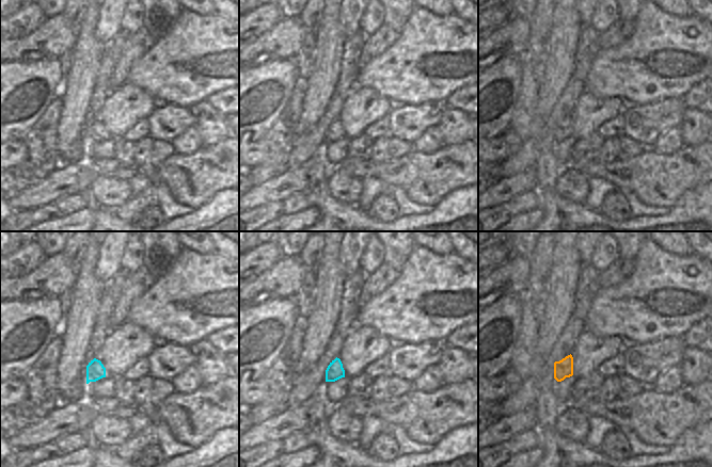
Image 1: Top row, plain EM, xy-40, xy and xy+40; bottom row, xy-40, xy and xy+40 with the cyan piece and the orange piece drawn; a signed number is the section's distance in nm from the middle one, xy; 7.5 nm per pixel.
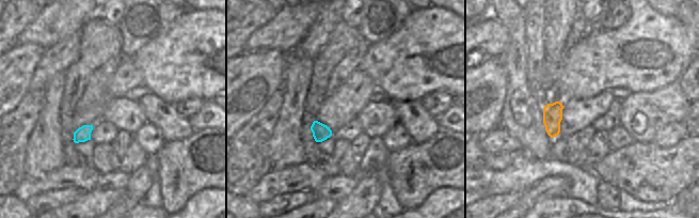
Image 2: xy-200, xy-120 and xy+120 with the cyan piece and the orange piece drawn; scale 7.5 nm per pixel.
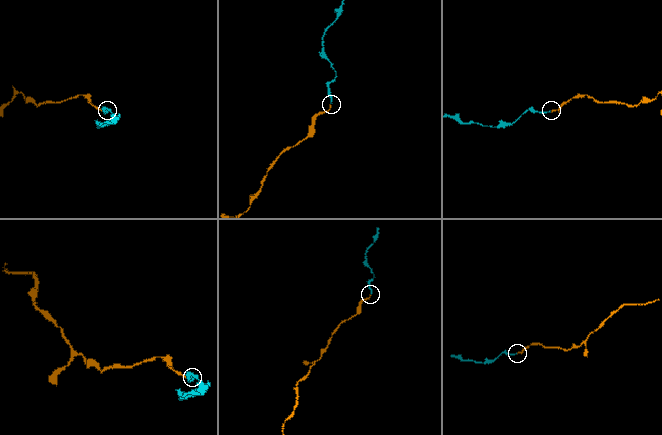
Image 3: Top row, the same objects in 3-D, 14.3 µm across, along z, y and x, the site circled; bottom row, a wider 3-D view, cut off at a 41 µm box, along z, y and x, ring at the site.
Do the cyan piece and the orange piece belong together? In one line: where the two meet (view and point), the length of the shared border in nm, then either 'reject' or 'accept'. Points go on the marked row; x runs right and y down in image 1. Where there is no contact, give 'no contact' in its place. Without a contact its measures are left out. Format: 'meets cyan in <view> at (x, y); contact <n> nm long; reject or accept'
no contact; accept

